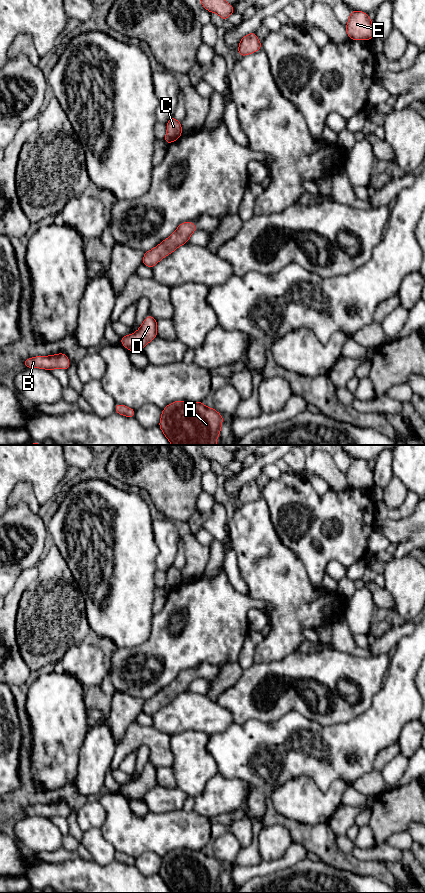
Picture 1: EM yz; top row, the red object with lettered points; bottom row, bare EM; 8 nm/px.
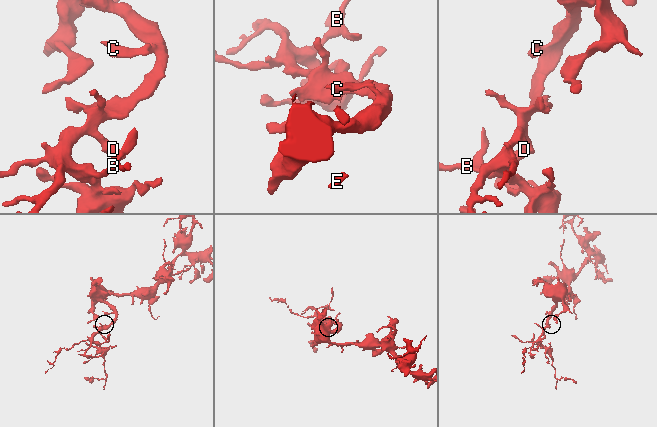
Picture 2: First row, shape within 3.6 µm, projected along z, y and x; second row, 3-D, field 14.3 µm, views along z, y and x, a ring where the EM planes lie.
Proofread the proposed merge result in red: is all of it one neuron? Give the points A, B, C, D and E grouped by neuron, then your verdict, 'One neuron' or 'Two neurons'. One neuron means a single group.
Groups: A B C D E. One neuron

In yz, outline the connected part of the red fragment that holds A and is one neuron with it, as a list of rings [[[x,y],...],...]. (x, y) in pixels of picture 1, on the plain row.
[[[175,849],[162,858],[158,874],[172,893],[216,893],[223,868],[203,850]]]

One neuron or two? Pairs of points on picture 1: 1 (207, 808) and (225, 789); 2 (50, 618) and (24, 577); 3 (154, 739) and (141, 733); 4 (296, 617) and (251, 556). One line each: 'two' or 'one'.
1: one
2: two
3: one
4: one

